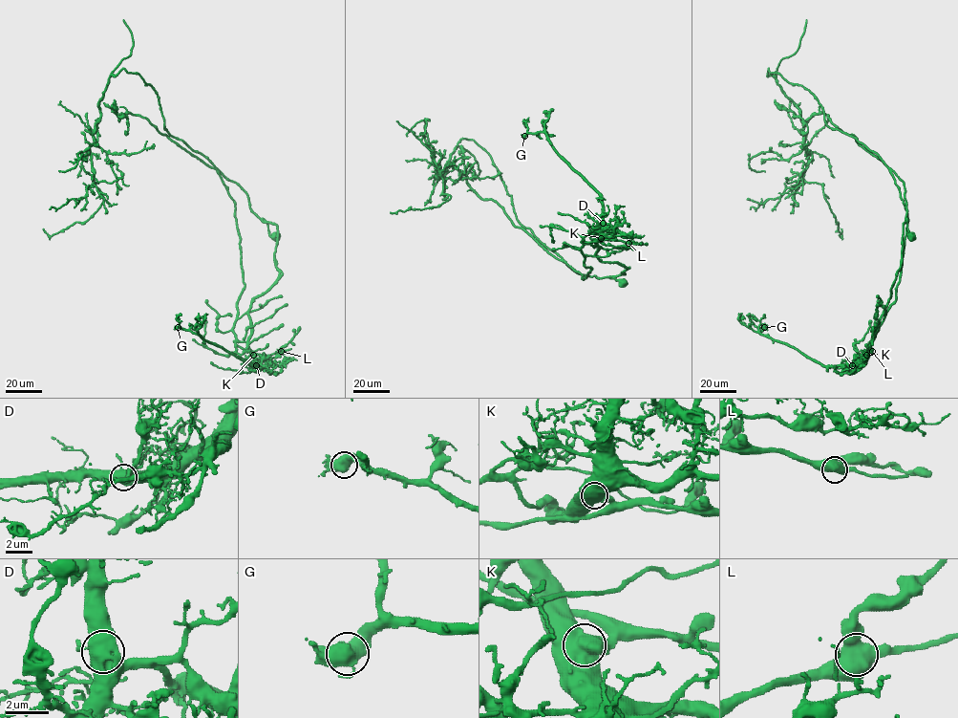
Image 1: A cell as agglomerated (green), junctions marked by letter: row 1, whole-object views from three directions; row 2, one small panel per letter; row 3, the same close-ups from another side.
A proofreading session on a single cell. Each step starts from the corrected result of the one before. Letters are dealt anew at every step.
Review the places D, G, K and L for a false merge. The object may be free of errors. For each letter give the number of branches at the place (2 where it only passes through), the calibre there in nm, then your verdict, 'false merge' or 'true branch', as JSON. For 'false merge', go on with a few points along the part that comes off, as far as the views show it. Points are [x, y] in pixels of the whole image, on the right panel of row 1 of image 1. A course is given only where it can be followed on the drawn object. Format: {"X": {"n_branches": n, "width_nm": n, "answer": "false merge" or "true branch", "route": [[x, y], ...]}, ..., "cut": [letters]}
{"D": {"n_branches": 3, "width_nm": 650, "answer": "true branch"}, "G": {"n_branches": 3, "width_nm": 550, "answer": "true branch"}, "K": {"n_branches": 3, "width_nm": 700, "answer": "false merge", "route": [[866, 356], [899, 281], [899, 187], [769, 69], [799, 110], [803, 179], [841, 228]]}, "L": {"n_branches": 3, "width_nm": 550, "answer": "true branch"}, "cut": ["K"]}

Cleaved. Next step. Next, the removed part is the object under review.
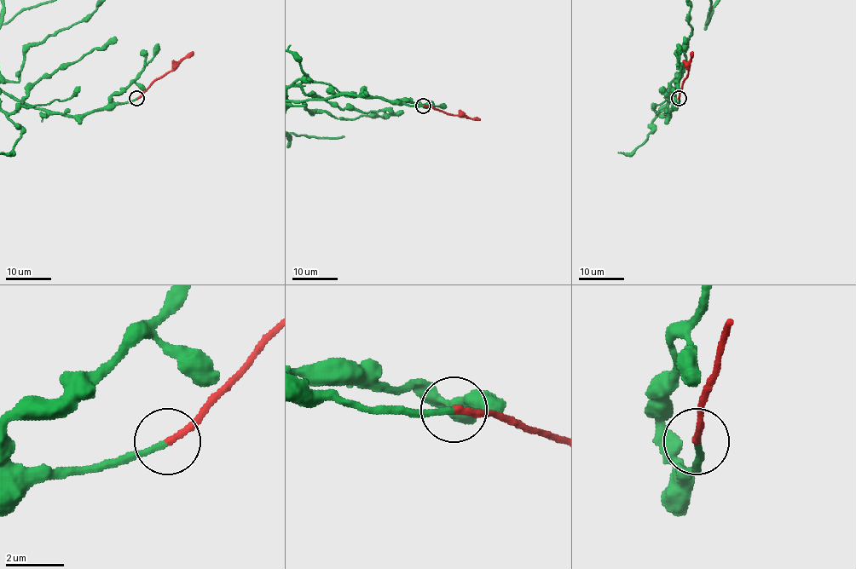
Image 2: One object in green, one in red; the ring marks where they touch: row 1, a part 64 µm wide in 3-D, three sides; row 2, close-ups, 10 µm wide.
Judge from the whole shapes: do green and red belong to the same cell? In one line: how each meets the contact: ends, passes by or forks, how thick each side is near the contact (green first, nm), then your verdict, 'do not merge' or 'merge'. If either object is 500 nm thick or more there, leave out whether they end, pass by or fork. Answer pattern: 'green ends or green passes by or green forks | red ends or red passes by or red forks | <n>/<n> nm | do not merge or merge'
green ends | red ends | 200/240 nm | merge

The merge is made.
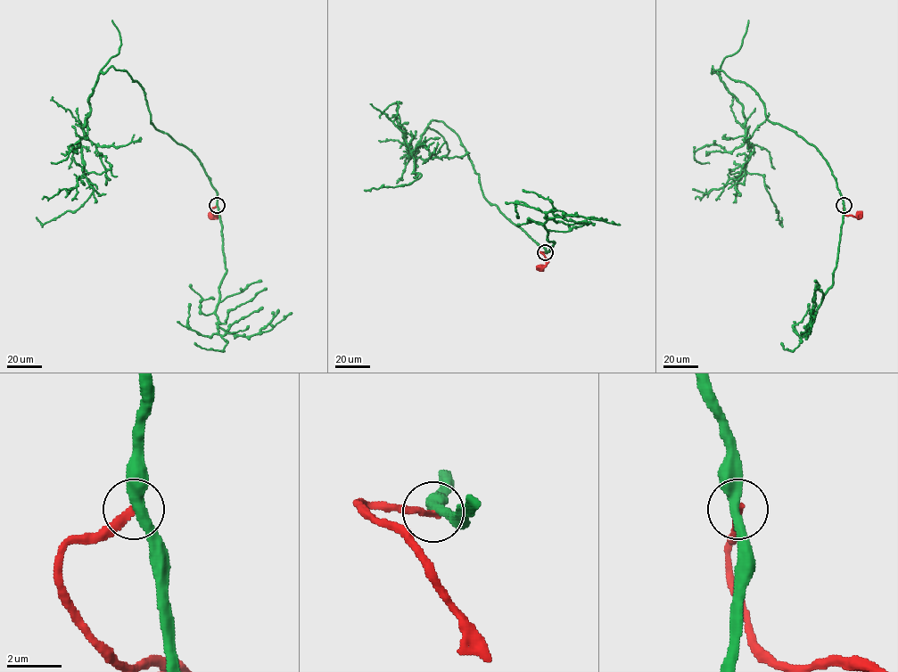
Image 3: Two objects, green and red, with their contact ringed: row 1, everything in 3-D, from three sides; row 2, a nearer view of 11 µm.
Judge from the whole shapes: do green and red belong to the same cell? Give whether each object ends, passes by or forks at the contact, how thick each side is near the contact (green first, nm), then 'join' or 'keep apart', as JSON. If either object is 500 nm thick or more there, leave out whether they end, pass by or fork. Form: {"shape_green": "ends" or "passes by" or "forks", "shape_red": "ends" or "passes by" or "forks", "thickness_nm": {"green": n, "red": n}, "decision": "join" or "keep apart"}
{"shape_green": "passes by", "shape_red": "ends", "thickness_nm": {"green": 400, "red": 280}, "decision": "keep apart"}

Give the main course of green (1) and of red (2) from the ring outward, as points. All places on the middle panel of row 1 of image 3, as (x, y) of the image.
1: (545, 252), (483, 196), (459, 136), (442, 122), (432, 120), (418, 151), (408, 156), (418, 178), (364, 190)
2: (545, 252), (540, 251), (547, 259), (546, 265), (539, 266)

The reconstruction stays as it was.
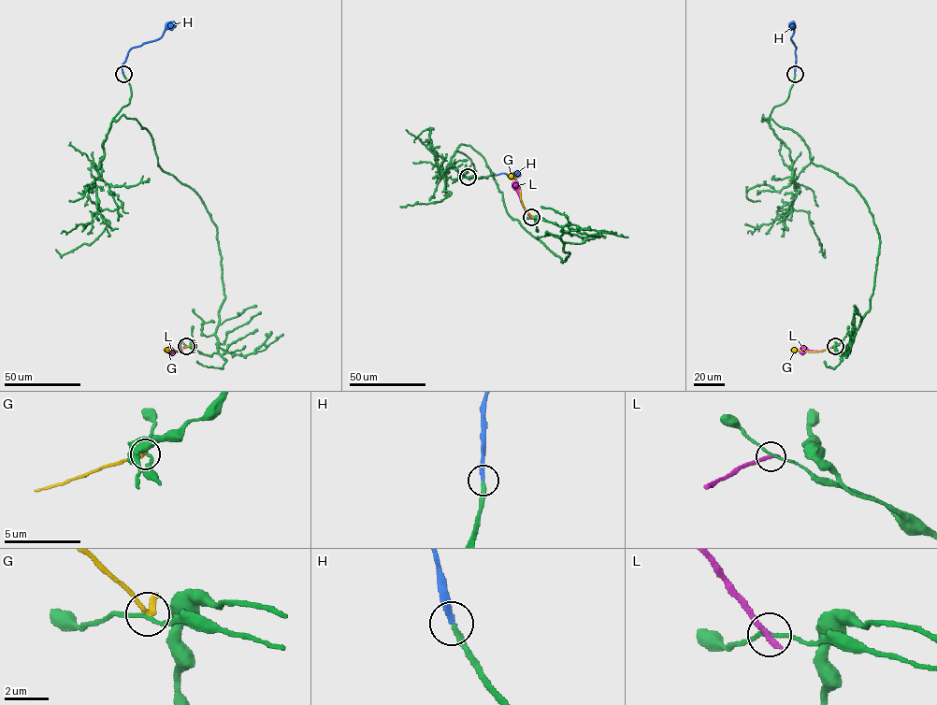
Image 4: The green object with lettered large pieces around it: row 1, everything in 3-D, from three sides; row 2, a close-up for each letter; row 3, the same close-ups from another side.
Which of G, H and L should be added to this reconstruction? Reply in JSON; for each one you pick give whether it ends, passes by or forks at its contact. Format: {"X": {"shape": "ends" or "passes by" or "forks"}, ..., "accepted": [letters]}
{"H": {"shape": "ends"}, "accepted": ["H"]}

